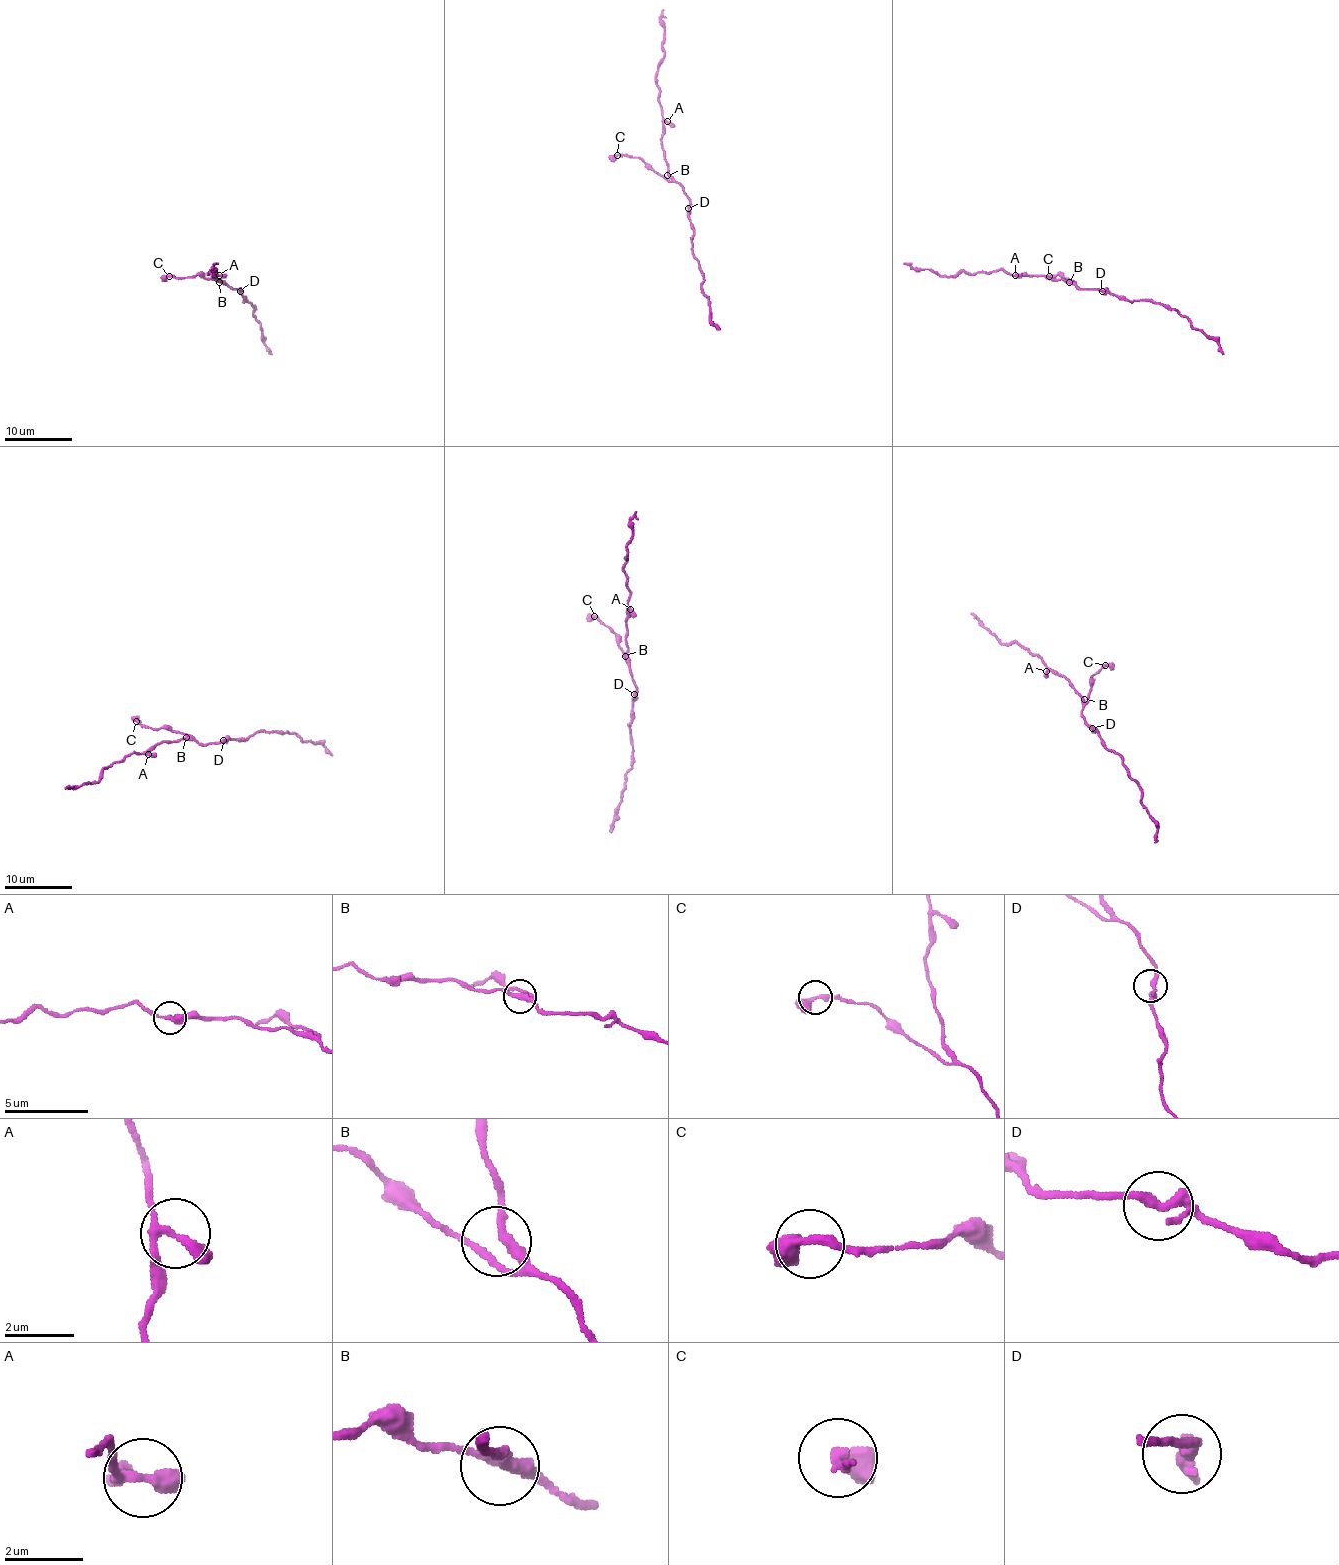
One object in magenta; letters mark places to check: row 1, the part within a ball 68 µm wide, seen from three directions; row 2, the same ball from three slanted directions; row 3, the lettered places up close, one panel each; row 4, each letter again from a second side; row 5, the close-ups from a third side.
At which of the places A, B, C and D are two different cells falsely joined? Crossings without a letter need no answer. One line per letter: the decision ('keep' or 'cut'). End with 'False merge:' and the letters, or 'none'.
A: keep
B: keep
C: keep
D: keep
False merge: none

